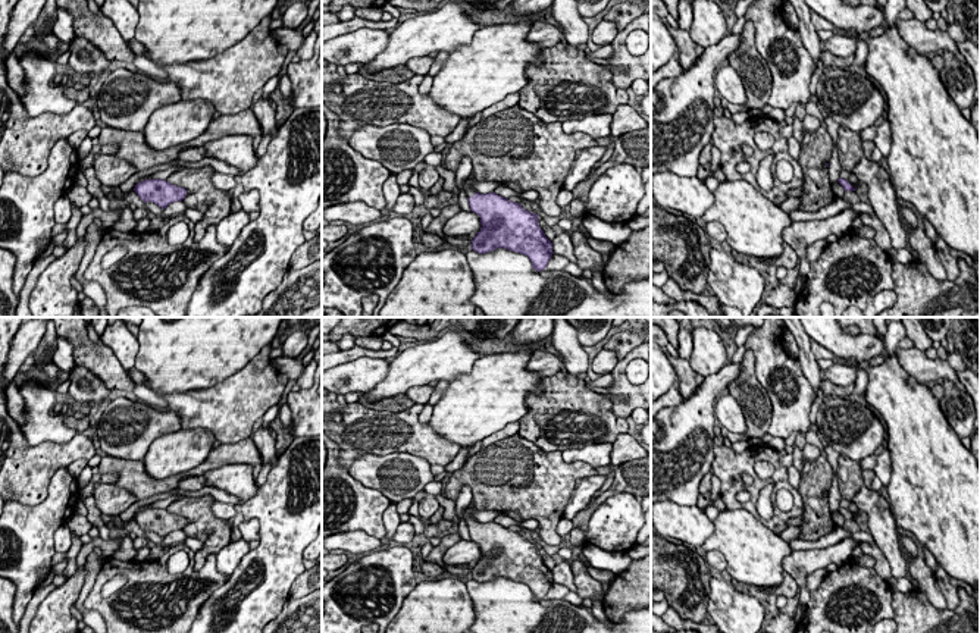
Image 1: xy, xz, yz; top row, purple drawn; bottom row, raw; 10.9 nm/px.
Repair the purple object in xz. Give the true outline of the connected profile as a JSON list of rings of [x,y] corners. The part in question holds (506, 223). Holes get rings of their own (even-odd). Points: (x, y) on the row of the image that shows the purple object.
[[[467,179],[463,187],[470,210],[480,217],[482,225],[472,239],[472,250],[485,254],[507,248],[527,256],[535,270],[545,270],[554,251],[552,242],[538,225],[539,216],[494,191],[476,192],[472,187],[473,181]]]

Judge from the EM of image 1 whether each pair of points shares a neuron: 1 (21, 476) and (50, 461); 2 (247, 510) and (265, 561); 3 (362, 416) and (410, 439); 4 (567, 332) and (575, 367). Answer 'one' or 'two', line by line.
1: one
2: one
3: one
4: one

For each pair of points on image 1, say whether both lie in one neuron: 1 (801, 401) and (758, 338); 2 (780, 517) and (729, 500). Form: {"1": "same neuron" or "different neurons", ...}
{"1": "same neuron", "2": "same neuron"}

